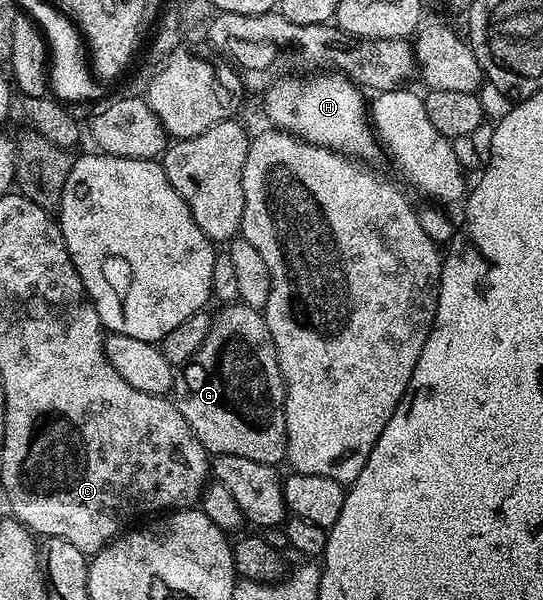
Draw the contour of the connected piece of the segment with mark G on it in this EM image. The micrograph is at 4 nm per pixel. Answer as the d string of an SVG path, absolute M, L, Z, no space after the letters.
M240 302L224 305L220 309L221 313L213 316L213 325L207 334L207 338L203 342L203 346L199 346L199 350L191 357L189 363L180 369L179 375L176 377L172 399L175 401L177 409L183 414L183 418L187 418L187 422L191 426L191 430L199 438L199 442L205 448L206 452L213 456L222 456L223 454L239 454L239 458L251 458L255 462L263 462L264 464L280 465L286 459L285 451L287 450L287 422L285 421L285 379L281 377L279 370L279 362L275 354L275 342L271 338L271 330L267 330L267 322L264 315L258 309L247 306Z

